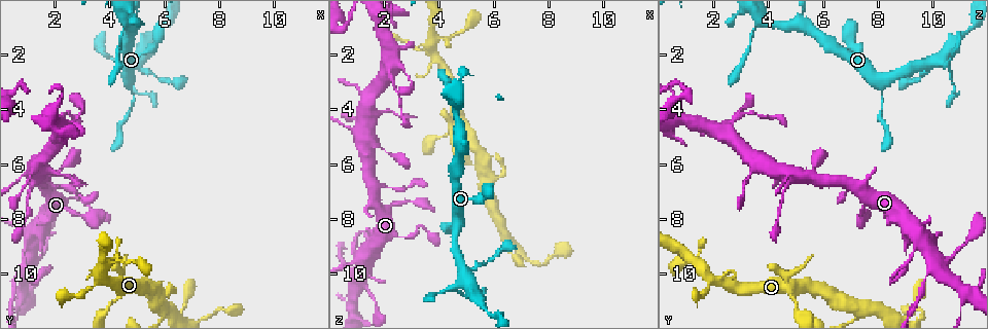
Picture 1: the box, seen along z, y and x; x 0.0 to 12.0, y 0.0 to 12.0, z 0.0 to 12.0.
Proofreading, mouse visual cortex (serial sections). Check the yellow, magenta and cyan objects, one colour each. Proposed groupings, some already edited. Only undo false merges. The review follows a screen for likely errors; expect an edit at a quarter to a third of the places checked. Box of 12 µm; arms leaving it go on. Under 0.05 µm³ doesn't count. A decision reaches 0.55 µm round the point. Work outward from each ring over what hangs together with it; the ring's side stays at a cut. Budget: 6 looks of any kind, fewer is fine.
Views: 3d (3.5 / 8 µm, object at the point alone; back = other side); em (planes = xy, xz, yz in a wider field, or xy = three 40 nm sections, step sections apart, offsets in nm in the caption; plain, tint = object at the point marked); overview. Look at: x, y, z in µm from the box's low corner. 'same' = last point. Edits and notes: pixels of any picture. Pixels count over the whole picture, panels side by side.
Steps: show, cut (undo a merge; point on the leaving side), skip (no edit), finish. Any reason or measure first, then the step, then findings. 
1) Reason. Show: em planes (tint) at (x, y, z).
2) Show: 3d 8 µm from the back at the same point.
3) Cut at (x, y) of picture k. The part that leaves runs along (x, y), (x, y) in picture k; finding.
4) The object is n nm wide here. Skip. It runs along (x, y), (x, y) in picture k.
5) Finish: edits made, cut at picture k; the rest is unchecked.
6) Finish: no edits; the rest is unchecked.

Show: 3d 3.5 µm at (0.9, 9.2, 9.2).

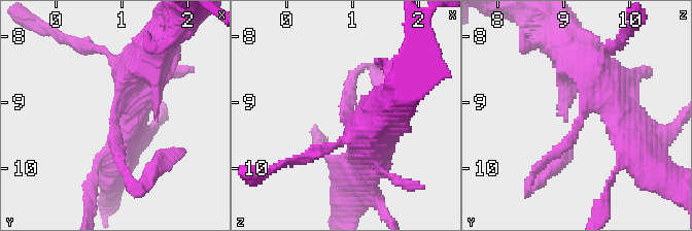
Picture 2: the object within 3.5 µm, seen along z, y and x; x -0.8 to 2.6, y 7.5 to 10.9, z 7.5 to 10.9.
Skip. It runs along (591, 67), (607, 89), (538, 168) in picture 2; all the same cell.

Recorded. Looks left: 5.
Thin arm on a thick one. Show: 3d 8 µm from the back at (4.6, 2.9, 8.1).

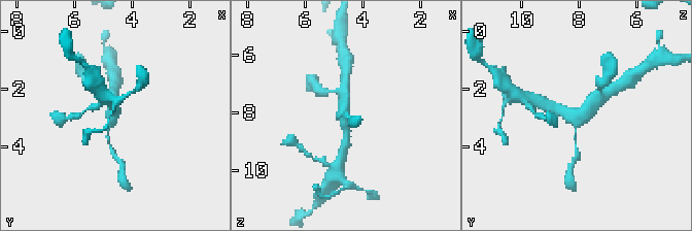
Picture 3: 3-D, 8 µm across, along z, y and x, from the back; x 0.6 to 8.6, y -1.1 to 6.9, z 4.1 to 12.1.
3 arms meet here; the arms are 100, 300, 400 nm wide; shape alone is not enough. Show: em xy step 2 (tint) at (4.7, 2.9, 8.1).

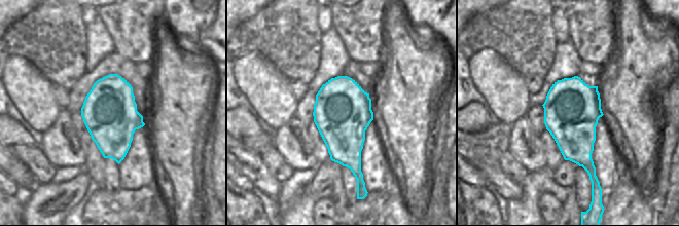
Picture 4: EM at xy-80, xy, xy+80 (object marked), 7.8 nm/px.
Skip. It runs along (598, 96), (581, 116), (550, 107) in picture 3; all the same cell.

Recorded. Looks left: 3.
Show: 3d 8 µm at (4.7, 2.3, 10.3).

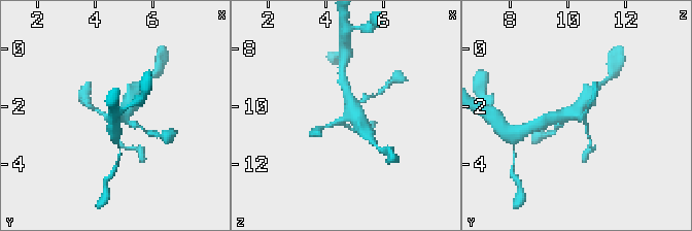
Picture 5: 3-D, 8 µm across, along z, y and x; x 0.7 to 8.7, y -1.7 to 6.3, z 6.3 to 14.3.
Zoom in. Show: 3d 3.5 µm at (4.8, 2.3, 10.4).

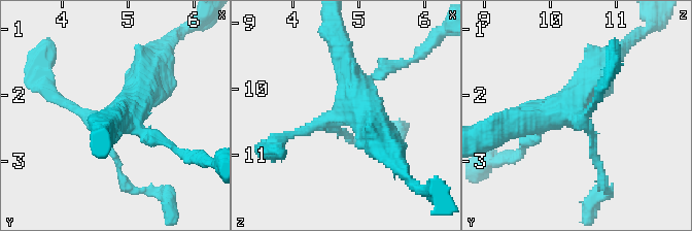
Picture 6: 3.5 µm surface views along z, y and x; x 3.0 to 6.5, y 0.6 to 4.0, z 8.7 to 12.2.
Now the EM. Show: em xy step 1 (tint) at (4.70, 2.35, 10.35).

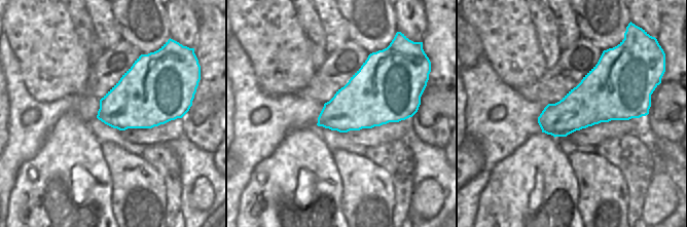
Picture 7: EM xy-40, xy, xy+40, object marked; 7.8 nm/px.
The object is 440 nm wide here. Skip. It runs along (502, 127), (561, 110), (603, 66) in picture 6; continuous, no second cell.

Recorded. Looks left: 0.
Finish: no edits; the rest is unchecked.

